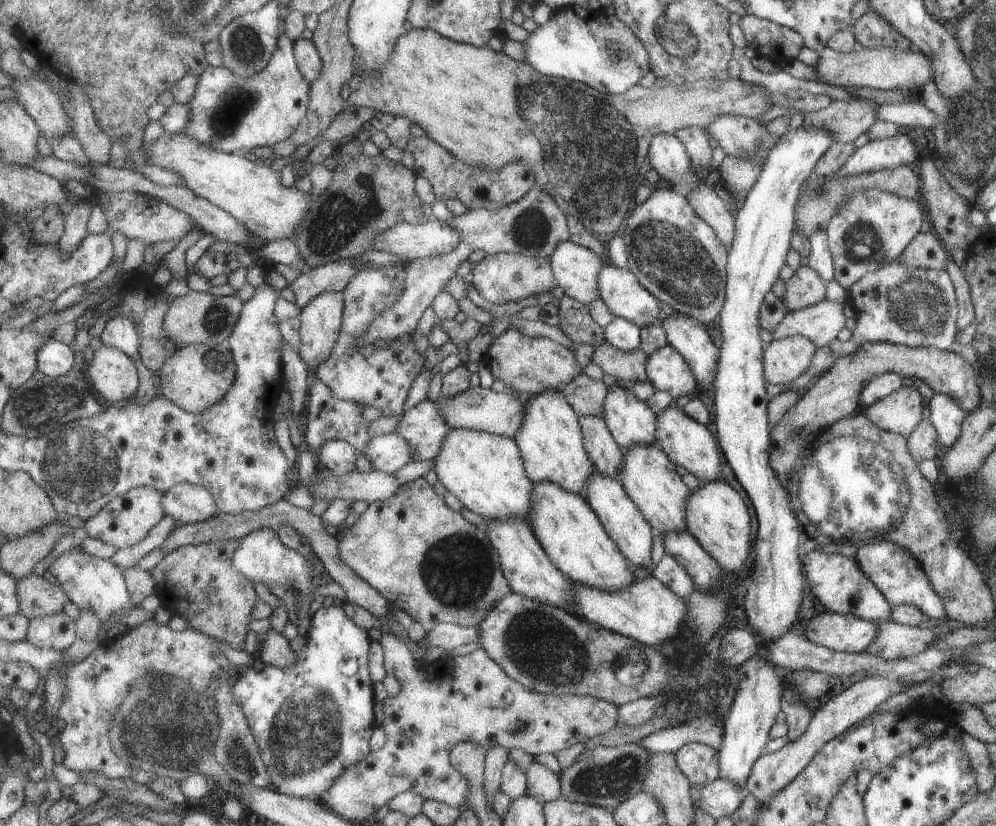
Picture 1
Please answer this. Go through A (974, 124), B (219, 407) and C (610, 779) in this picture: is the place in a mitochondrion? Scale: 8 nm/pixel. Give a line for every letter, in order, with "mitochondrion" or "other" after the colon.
A: mitochondrion
B: other
C: mitochondrion

